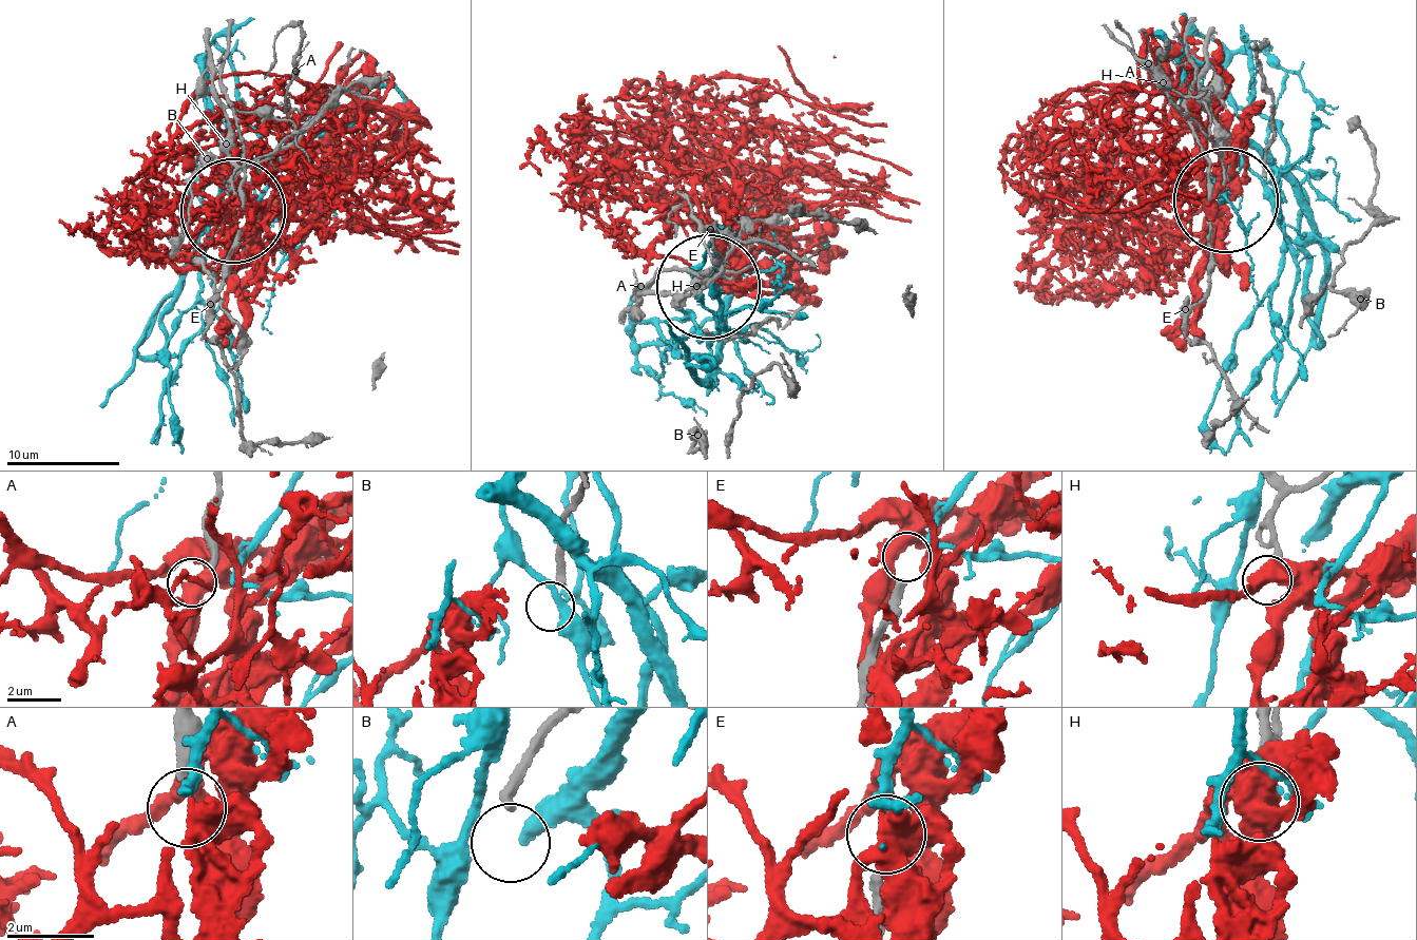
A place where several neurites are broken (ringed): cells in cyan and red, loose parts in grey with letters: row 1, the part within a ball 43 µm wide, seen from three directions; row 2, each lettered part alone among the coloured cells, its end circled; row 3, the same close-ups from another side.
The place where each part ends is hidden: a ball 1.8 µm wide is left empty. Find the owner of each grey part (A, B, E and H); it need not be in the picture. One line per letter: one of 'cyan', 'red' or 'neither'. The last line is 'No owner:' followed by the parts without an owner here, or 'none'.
A: neither
B: neither
E: cyan
H: neither
No owner: A, B, H

